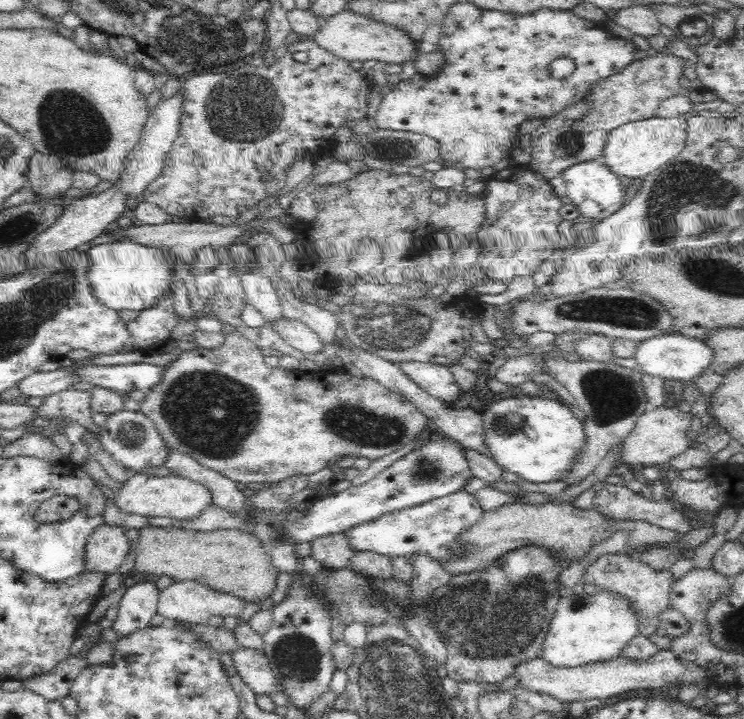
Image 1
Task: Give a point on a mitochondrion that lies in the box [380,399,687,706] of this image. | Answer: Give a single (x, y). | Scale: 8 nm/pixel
(499, 615)

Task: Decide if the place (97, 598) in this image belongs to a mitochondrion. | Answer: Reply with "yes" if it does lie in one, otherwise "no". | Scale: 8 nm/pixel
no

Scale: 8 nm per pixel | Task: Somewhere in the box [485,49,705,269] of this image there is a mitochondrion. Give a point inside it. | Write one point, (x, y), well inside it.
(570, 143)

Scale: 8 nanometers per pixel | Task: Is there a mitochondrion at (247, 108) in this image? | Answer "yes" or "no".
yes

